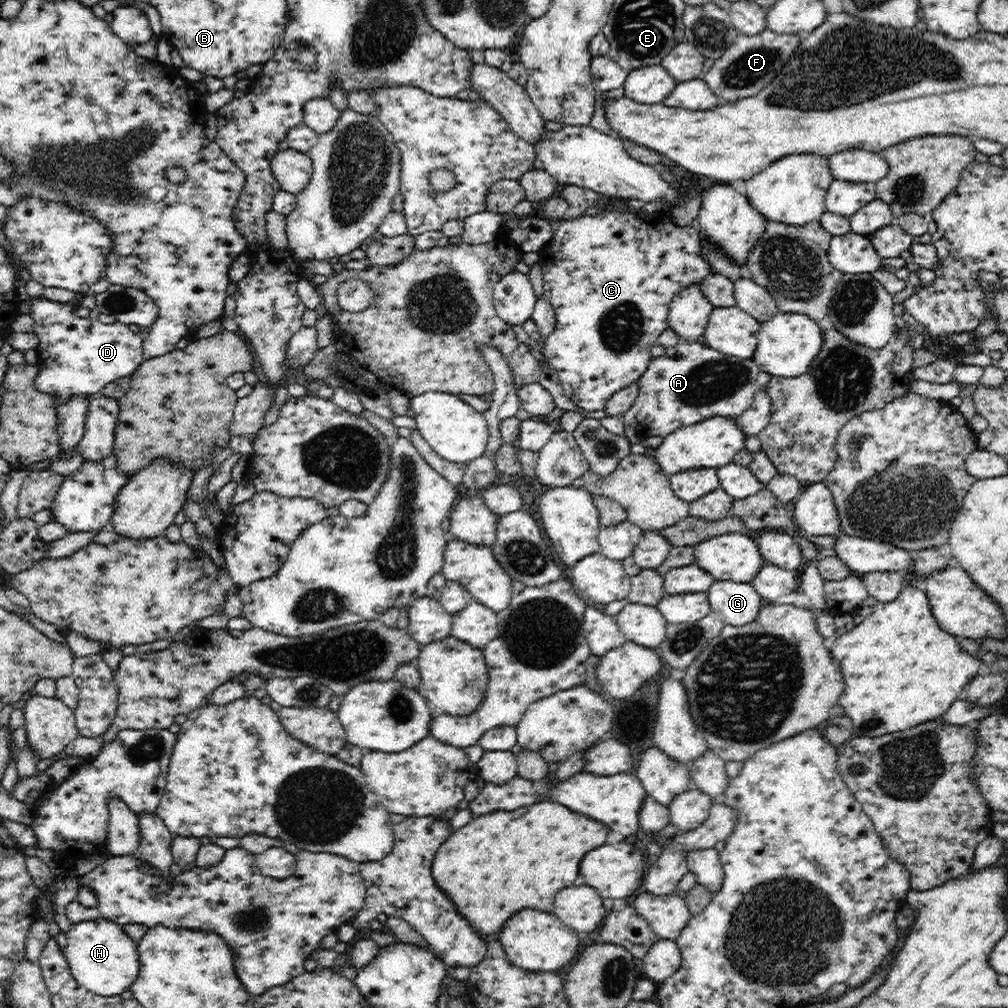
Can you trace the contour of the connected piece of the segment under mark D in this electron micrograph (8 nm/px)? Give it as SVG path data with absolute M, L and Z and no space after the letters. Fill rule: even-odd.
M47 298L29 300L29 316L34 319L39 343L35 348L38 372L32 387L38 392L52 395L58 403L72 397L90 397L100 394L111 382L131 376L143 363L142 333L134 333L127 324L105 324L90 317L81 318L69 304L50 302Z

